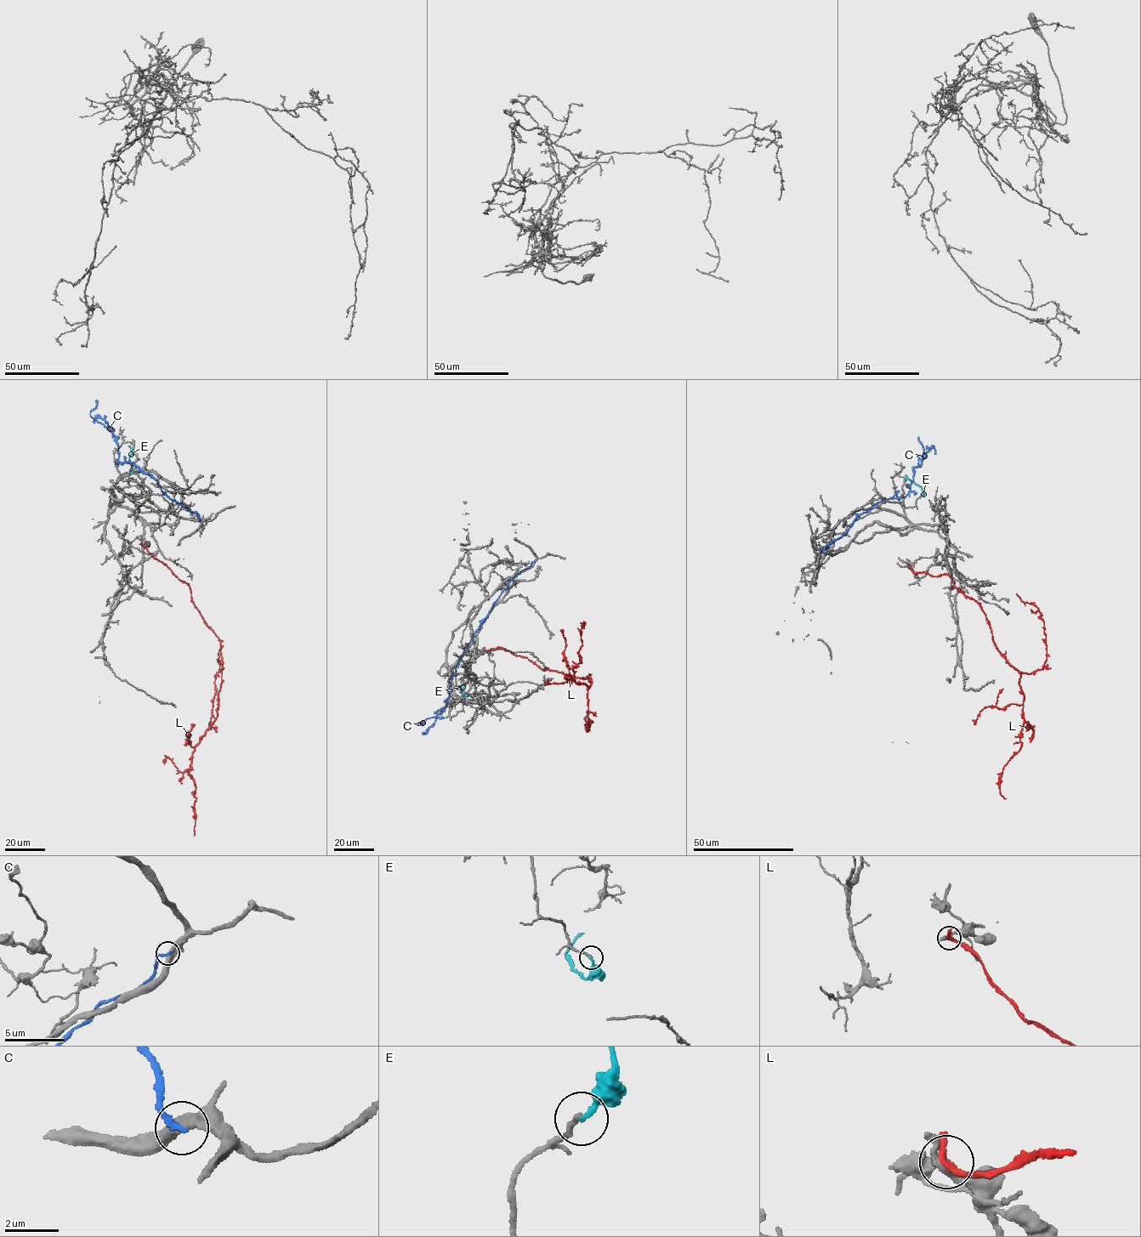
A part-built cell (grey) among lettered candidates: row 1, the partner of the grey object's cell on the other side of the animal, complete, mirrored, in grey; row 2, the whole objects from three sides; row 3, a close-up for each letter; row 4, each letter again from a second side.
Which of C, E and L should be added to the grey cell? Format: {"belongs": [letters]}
{"belongs": []}

